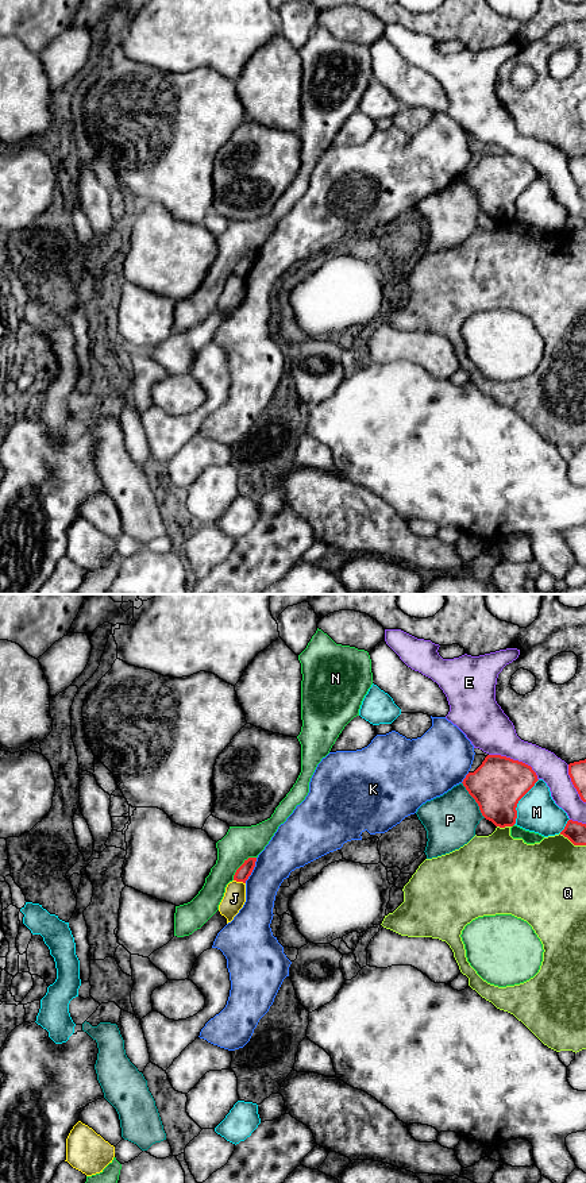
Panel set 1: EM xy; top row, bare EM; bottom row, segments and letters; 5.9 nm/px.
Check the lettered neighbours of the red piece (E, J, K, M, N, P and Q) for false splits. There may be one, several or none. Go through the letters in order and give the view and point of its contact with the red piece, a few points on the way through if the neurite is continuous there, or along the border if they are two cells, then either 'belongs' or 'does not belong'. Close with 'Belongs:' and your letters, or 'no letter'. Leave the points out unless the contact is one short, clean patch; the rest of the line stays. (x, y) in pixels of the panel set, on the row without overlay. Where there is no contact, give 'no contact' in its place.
E: xy (516, 155) | does not belong
J: xy (239, 276) | along xy (234, 274), (245, 278) | does not belong
K: xy (253, 264) | does not belong
M: xy (517, 197) | does not belong
N: xy (241, 261) | does not belong
P: xy (474, 193) | does not belong
Q: xy (573, 238) | does not belong
Belongs: no letter

